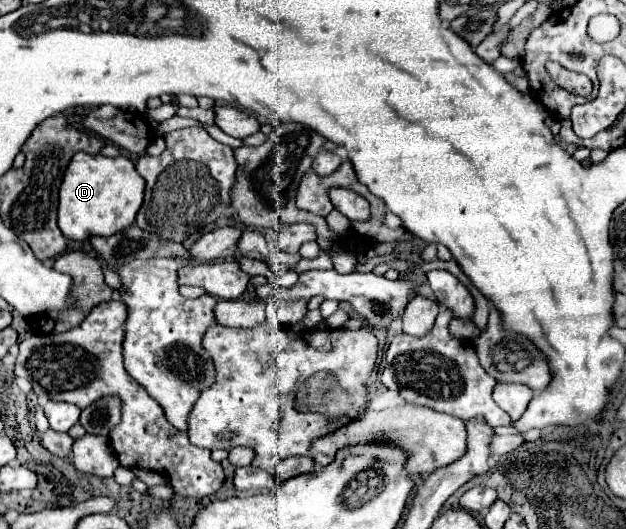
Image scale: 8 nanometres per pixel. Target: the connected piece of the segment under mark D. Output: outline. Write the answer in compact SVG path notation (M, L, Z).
M76 153L60 185L58 227L64 237L72 241L84 241L94 235L114 235L136 221L136 213L144 199L144 187L144 179L128 157Z

